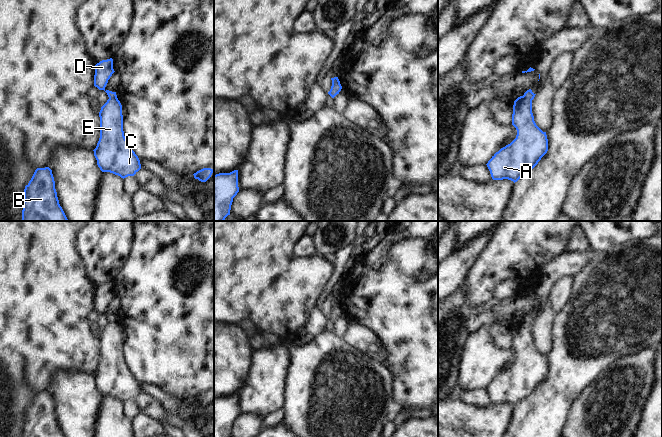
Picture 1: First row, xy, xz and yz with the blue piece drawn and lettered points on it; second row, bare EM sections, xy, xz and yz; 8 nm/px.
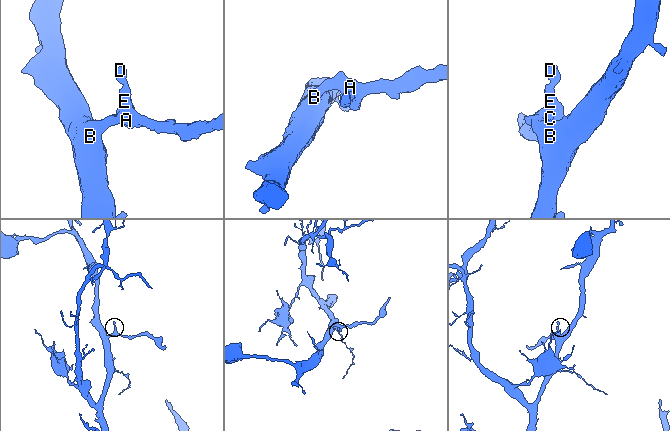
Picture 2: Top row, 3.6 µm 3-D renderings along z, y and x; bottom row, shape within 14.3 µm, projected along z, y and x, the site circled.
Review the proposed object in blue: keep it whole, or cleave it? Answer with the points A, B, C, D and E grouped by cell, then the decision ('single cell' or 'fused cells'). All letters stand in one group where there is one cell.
A B C D E | single cell

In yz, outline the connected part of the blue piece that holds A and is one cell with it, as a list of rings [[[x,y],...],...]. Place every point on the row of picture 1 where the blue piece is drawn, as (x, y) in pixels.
[[[531,89],[514,101],[512,125],[517,130],[516,138],[496,152],[486,164],[493,180],[508,179],[517,182],[522,176],[531,171],[548,151],[548,139],[535,123],[532,113],[532,100],[536,94]]]

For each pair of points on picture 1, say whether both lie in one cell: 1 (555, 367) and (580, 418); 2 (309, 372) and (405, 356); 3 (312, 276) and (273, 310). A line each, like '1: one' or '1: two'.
1: two
2: two
3: one

